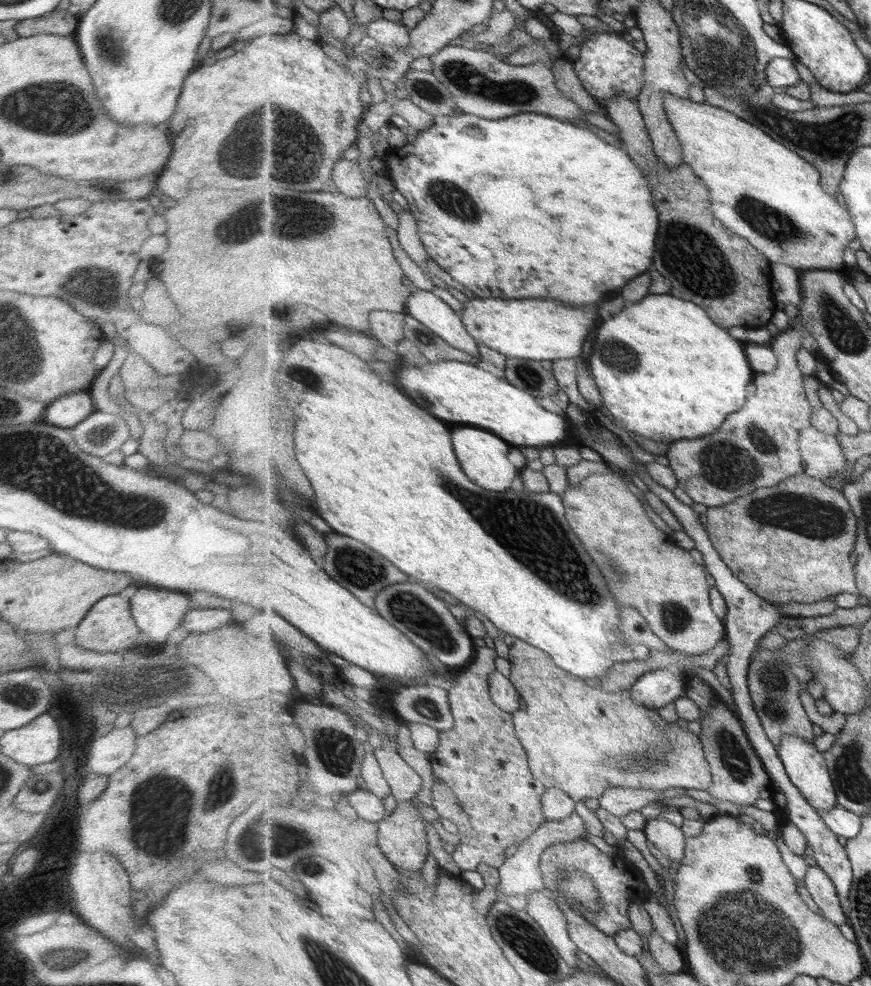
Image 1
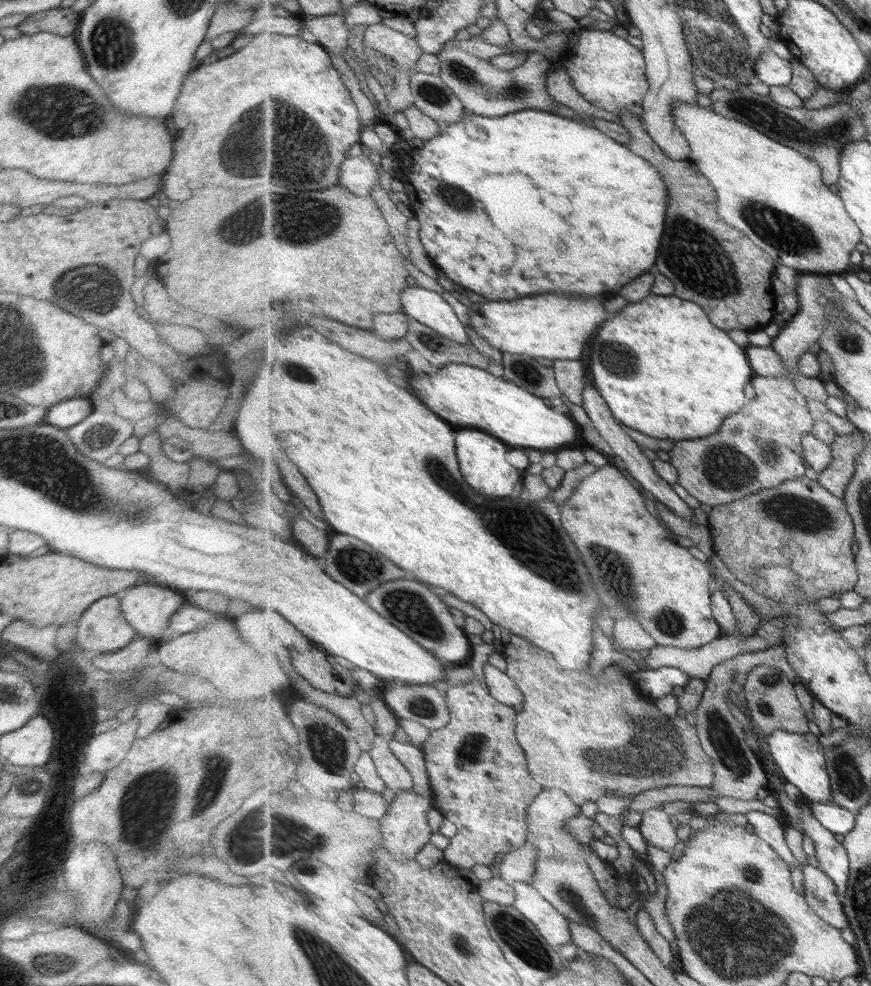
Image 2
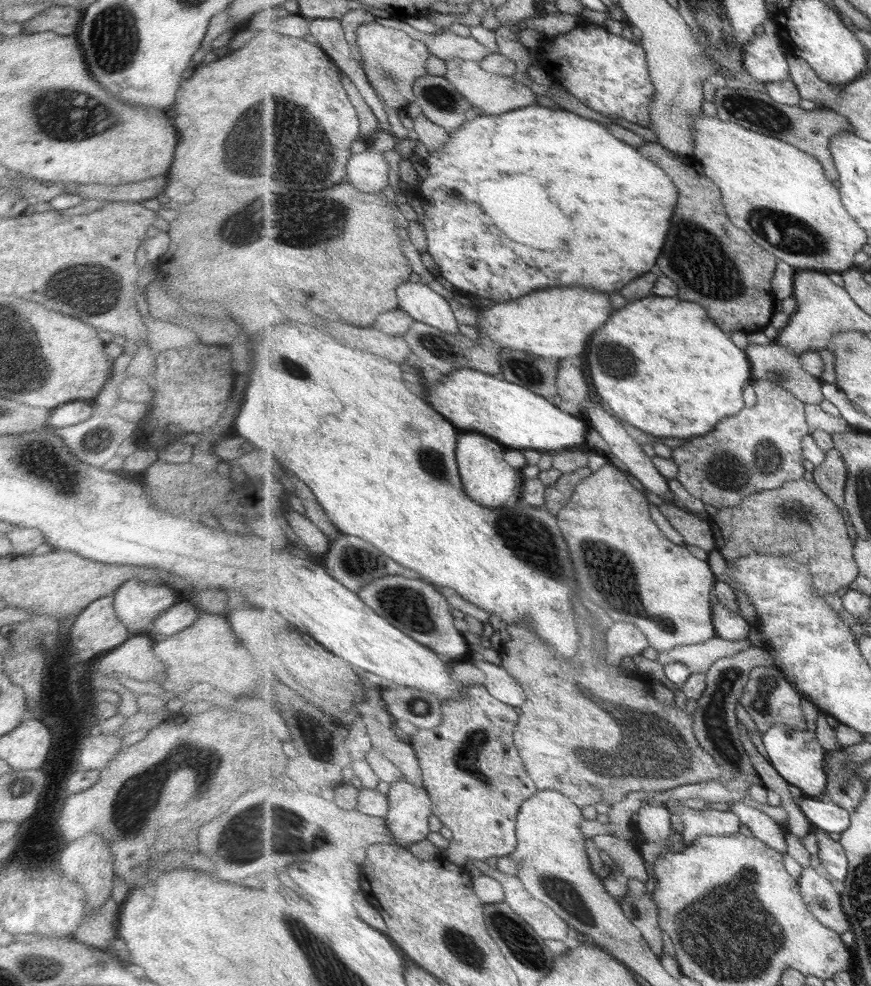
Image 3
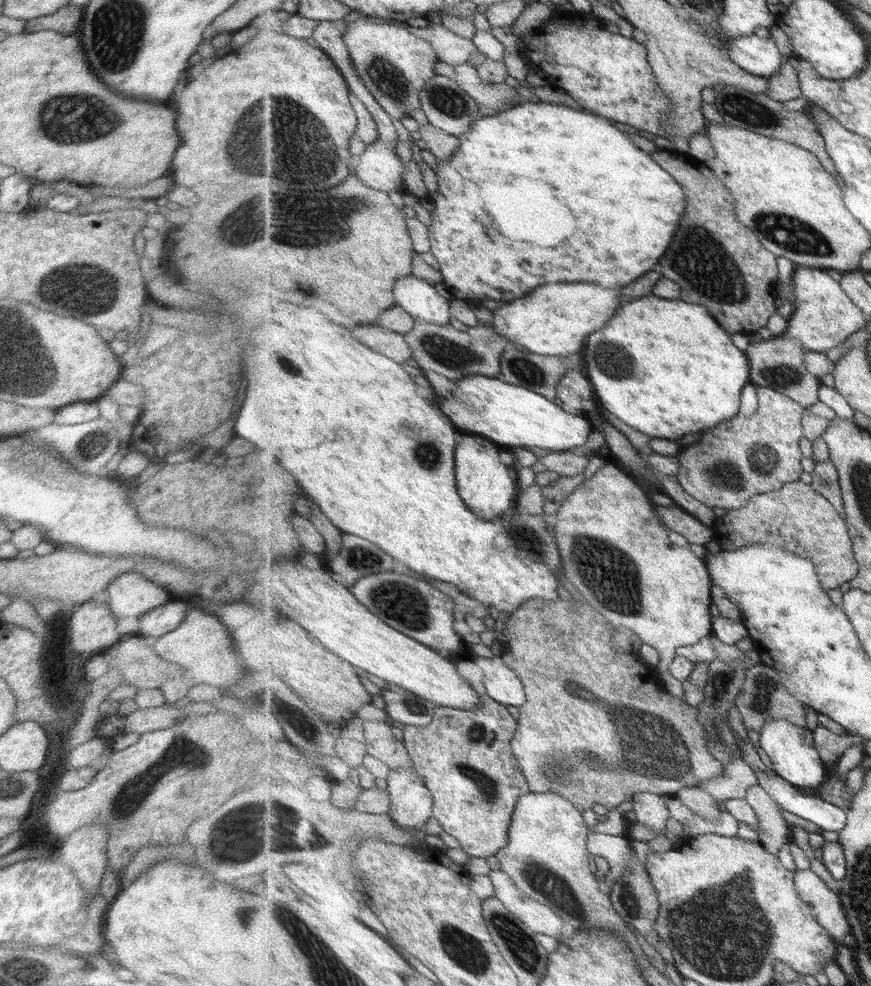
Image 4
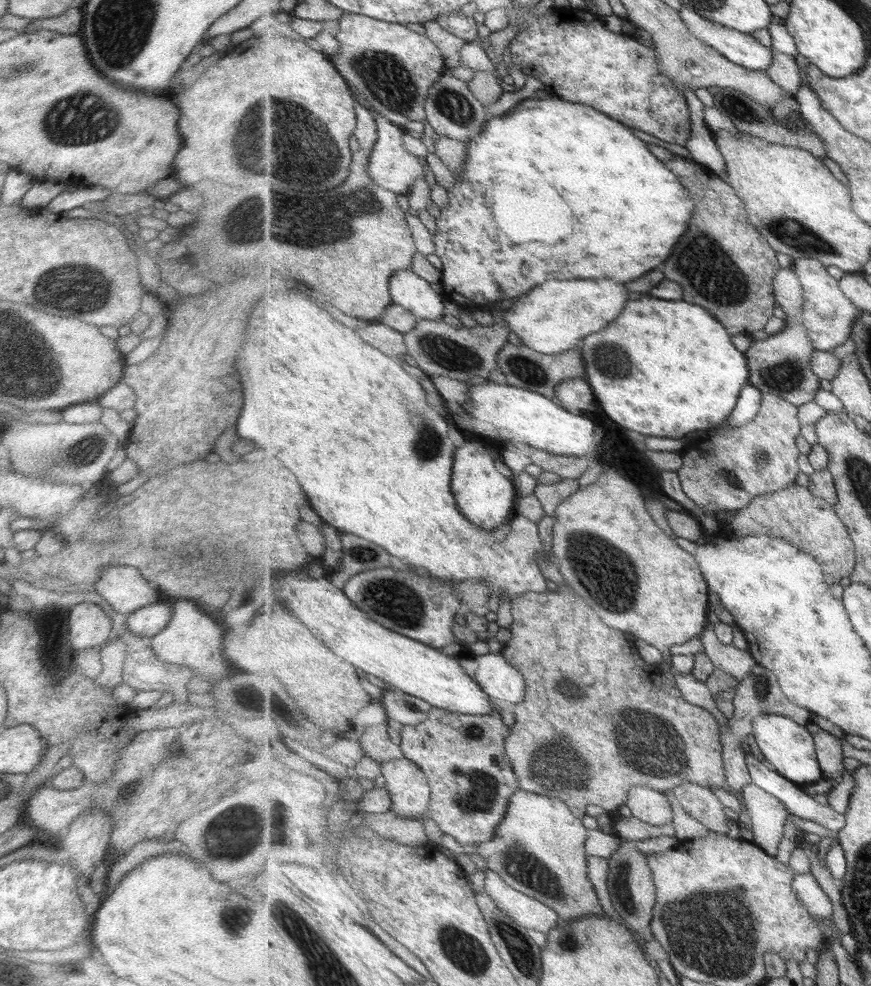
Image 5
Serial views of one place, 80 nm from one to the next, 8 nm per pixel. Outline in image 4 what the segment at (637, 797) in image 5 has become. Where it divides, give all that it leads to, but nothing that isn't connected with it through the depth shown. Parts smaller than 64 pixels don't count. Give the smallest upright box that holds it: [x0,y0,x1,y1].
[631,791,672,833]

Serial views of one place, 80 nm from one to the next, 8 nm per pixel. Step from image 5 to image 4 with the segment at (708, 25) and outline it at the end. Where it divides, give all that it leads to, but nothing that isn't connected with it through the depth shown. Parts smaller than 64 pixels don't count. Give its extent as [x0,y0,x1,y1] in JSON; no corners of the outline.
[726,34,786,79]

